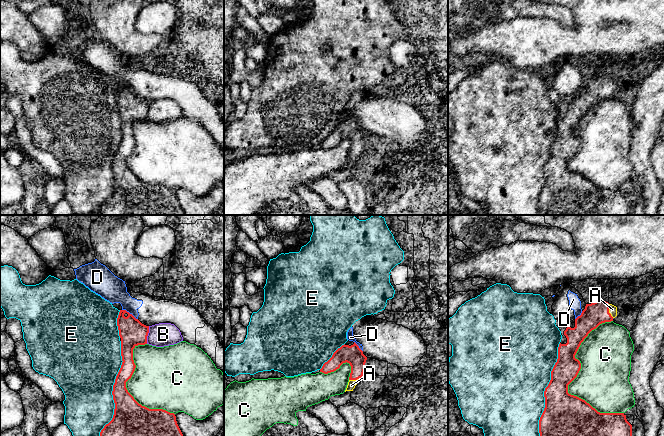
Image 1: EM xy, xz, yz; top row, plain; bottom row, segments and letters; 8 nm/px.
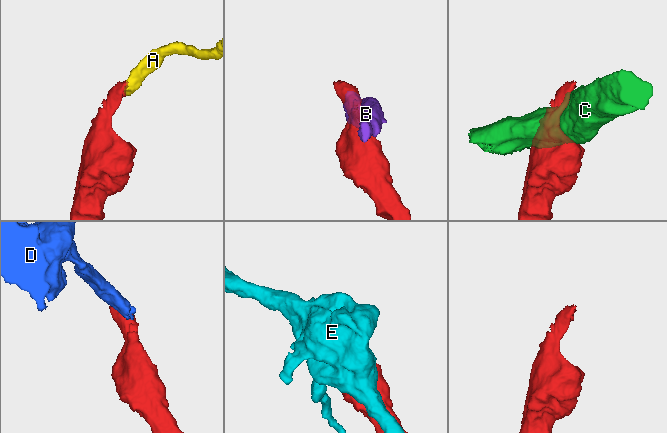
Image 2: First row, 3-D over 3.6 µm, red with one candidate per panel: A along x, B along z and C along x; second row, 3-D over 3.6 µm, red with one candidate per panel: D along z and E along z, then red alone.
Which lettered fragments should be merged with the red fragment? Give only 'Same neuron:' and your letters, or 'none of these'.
Same neuron: A

